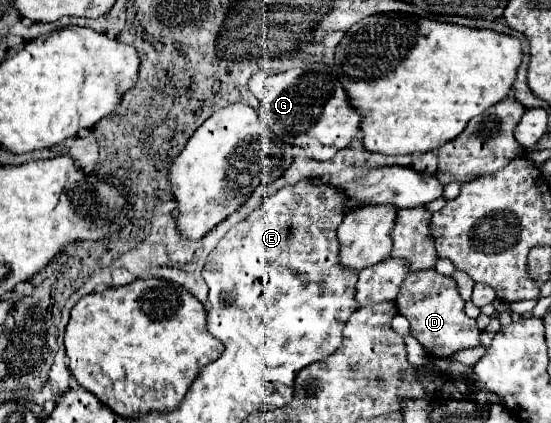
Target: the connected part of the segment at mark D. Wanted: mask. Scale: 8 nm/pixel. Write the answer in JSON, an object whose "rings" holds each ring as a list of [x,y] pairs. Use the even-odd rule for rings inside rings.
{"rings":[[[423,270],[409,274],[401,284],[399,296],[395,298],[399,314],[403,314],[411,324],[411,334],[419,340],[429,356],[445,358],[463,348],[475,348],[479,344],[481,330],[477,322],[463,312],[463,298],[451,276],[437,274],[435,270]]]}

